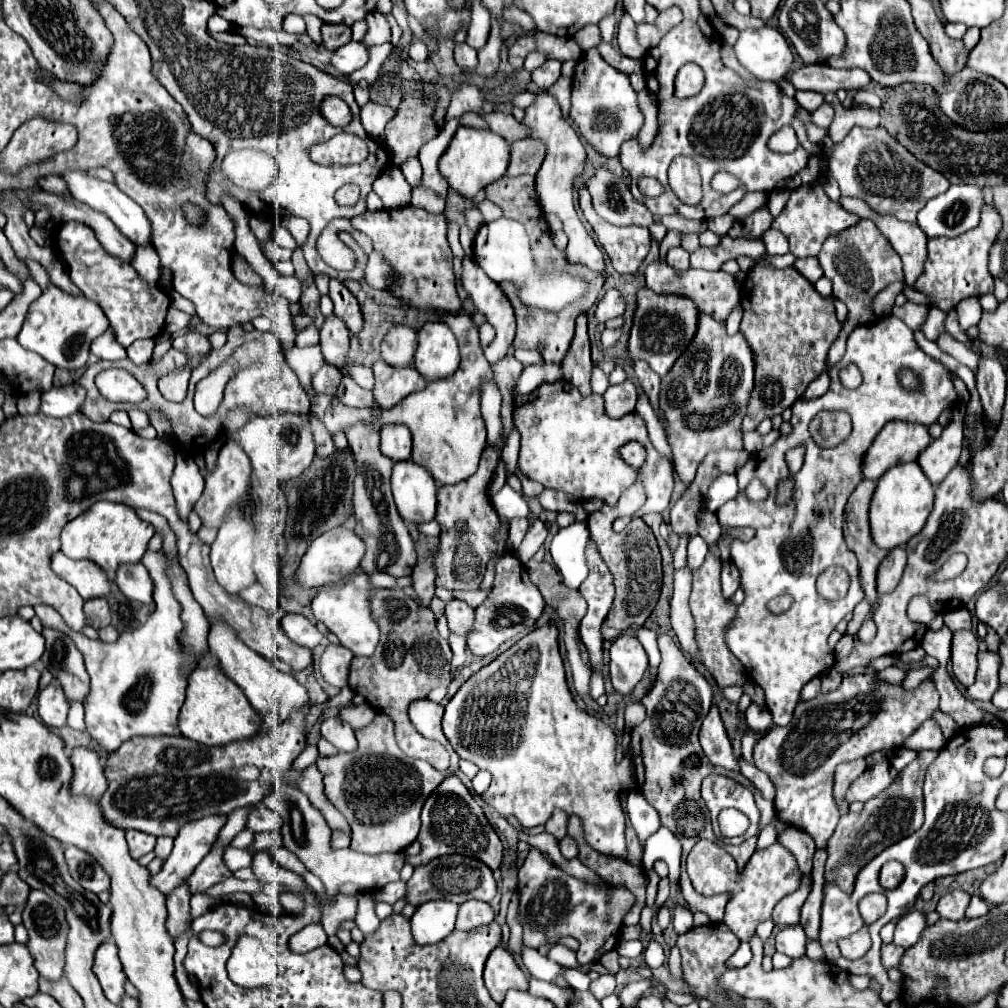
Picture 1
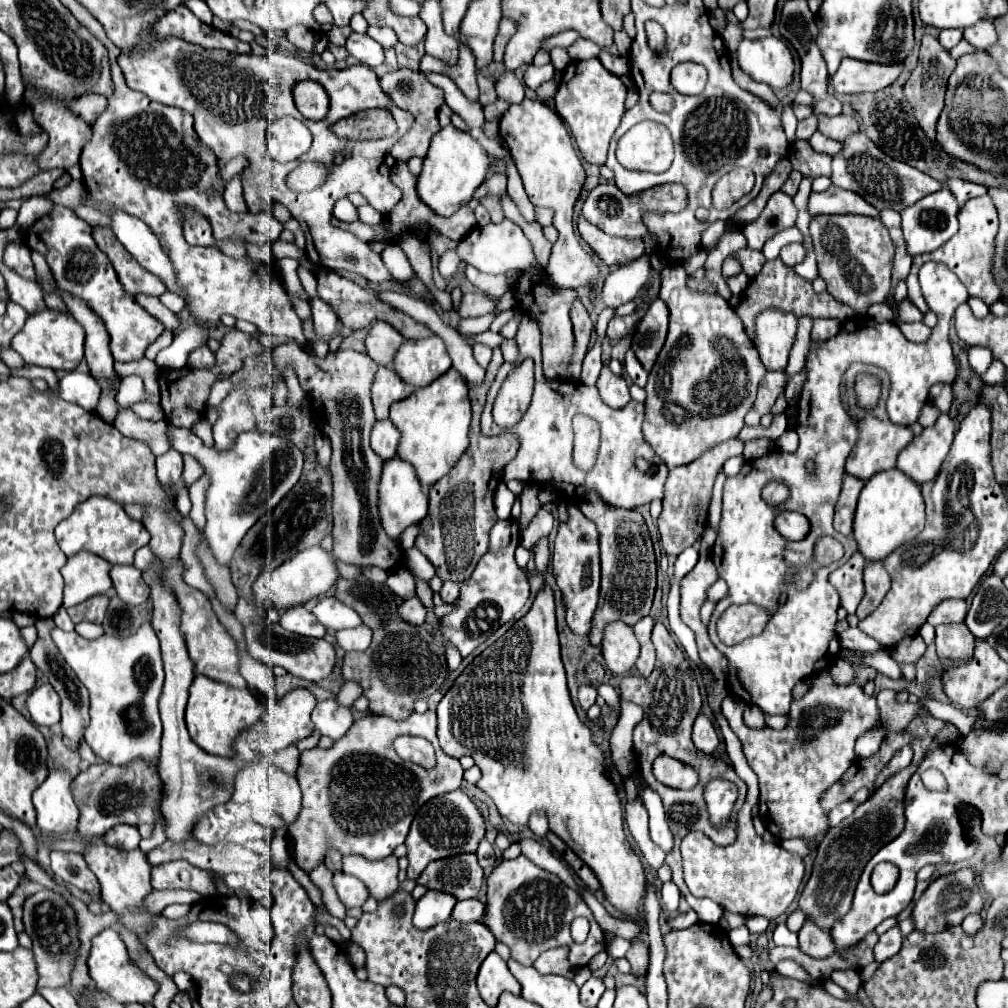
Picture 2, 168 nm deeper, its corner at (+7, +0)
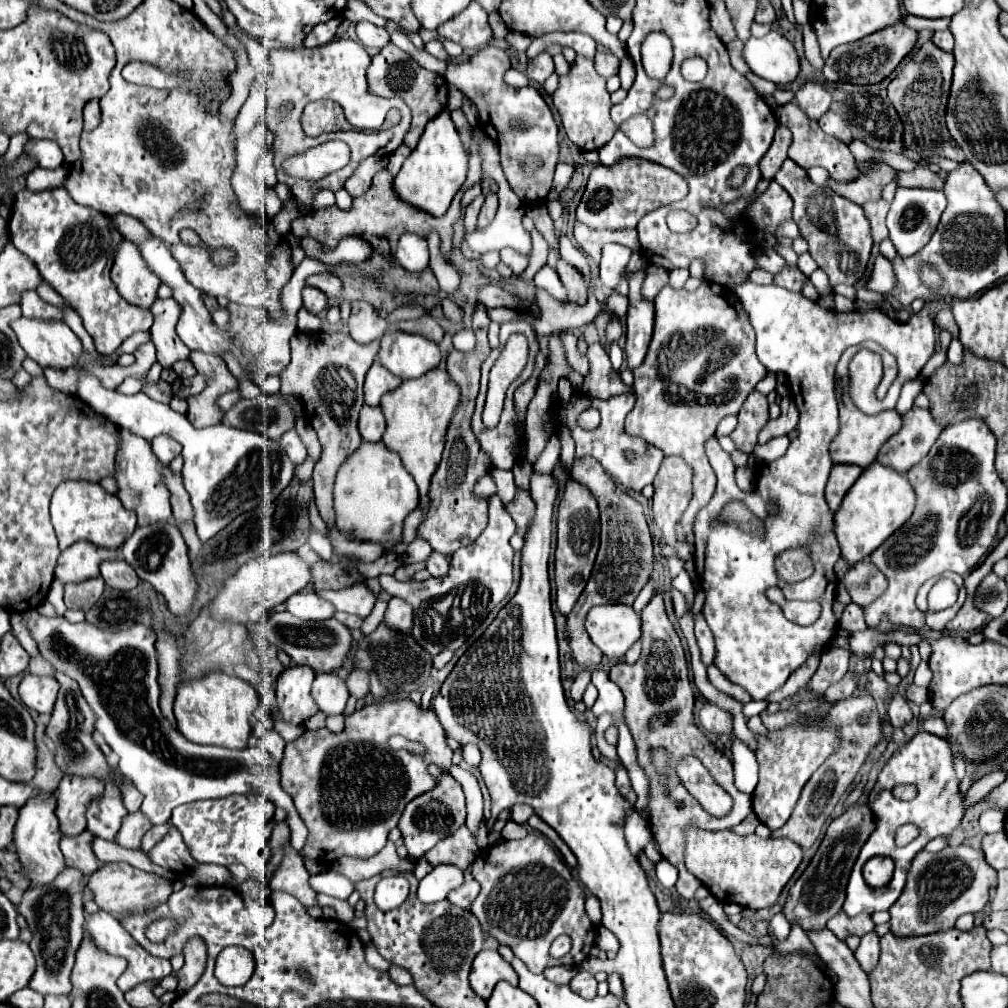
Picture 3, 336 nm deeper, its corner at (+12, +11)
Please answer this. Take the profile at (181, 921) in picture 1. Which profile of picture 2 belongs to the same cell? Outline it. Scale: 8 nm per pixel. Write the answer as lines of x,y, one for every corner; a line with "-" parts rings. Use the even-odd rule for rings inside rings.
174,860
152,868
152,886
154,890
194,890
206,892
206,896
214,896
216,888
212,882
212,874
208,870
200,870
186,860

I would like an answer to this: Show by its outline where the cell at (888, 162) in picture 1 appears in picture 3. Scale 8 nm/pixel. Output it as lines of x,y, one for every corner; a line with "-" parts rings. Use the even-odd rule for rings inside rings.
917,167
909,173
899,173
901,187
921,187
921,189
943,189
943,179
929,167

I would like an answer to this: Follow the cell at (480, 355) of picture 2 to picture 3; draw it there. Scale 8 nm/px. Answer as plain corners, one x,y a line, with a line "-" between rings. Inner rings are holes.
461,329
453,335
453,347
455,349
473,349
475,347
475,335
471,329

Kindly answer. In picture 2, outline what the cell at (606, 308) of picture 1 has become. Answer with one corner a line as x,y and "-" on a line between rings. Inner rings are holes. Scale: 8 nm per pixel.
644,254
612,272
600,292
600,302
606,308
618,308
636,298
638,290
646,284
650,270
650,256

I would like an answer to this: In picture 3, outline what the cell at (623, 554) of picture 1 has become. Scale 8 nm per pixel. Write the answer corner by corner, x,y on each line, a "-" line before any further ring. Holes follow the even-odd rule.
575,457
571,467
571,477
577,483
589,487
589,491
595,495
601,509
601,545
593,565
593,573
581,597
577,599
571,615
567,615
567,635
569,635
571,653
581,667
593,669
601,663
603,653
591,643
583,627
587,611
595,605
607,605
607,603
633,605
635,597
639,595
643,585
649,581
653,571
653,543
651,543
651,533
643,515
641,503
635,501
631,495
623,493
613,483
613,479
603,471
599,461
595,461
593,457
579,457
579,459

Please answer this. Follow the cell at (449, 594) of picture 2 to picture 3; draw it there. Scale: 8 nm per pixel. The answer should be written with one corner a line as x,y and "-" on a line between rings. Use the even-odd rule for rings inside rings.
431,551
429,557
425,559
425,569
433,575
433,577
443,577
449,569
449,557
447,555
439,555
439,551

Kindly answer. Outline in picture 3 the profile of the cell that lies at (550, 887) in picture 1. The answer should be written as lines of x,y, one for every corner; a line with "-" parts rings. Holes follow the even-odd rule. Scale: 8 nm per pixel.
531,831
523,839
503,839
483,849
471,865
471,875
481,885
471,913
479,919
483,931
501,945
511,947
515,957
519,957
529,971
543,973
545,967
553,965
575,967
589,957
595,945
595,927
585,913
585,891
543,835
-
563,933
571,937
573,947
563,959
551,959
549,947

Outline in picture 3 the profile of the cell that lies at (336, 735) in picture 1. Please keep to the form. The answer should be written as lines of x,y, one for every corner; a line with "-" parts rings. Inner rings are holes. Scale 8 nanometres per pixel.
319,673
313,681
313,699
327,715
339,715
349,699
347,683
337,673

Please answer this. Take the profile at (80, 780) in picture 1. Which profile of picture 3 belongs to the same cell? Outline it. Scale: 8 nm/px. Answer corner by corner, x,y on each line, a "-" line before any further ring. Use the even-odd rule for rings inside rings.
39,793
35,799
27,801
25,807
19,809
19,821
15,825
15,851
19,855
19,861
23,865
23,873
29,879
29,887
41,887
51,881
67,867
63,853
59,849
59,819
55,815
55,801
47,793
-
39,869
39,871
37,871

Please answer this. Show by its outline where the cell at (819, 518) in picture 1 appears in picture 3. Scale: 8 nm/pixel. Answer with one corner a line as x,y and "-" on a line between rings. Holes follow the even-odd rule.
747,282
742,285
729,288
732,293
741,299
745,311
751,317
751,325
757,333
757,357
759,361
769,369
769,371
783,371
787,375
789,381
789,389
791,389
791,399
799,409
799,437
791,441
787,453
767,465
761,467
761,477
757,481
755,493
745,493
735,485
735,465
731,463
729,453
725,453
717,441
717,437
707,439
707,457
711,461
711,467
717,473
717,491
713,495
713,499
707,503
707,509
701,509
697,513
695,525
693,525
693,535
695,535
695,569
697,573
701,573
701,587
705,591
705,605
703,605
703,617
715,637
715,667
735,685
741,685
753,701
761,701
767,699
773,691
777,691
787,677
805,663
805,659
819,649
821,645
825,647
831,637
835,635
835,617
831,611
833,599
835,599
835,589
837,589
837,575
833,571
833,565
839,559
839,545
835,539
835,533
831,529
833,525
833,513
827,507
825,501
825,483
829,479
829,471
833,467
833,461
829,457
829,443
835,439
837,431
839,431
839,413
837,413
837,397
835,397
835,367
837,361
841,359
841,353
849,347
849,345
859,345
867,339
879,343
881,347
885,347
889,353
893,353
897,357
899,363
899,375
895,379
895,383
889,387
887,395
885,395
885,409
895,409
899,391
903,387
903,383
907,379
913,379
919,375
919,371
923,369
923,365
929,361
929,357
935,353
935,343
937,343
937,335
935,335
935,323
927,313
927,307
921,309
919,313
911,315
907,323
897,323
893,319
889,319
883,311
869,311
869,313
859,313
859,311
851,311
851,313
841,313
837,309
823,309
819,303
803,297
801,293
793,293
787,291
783,287
777,285
756,285
752,282
-
765,475
765,477
763,477
-
731,499
741,499
741,501
749,501
749,509
767,523
767,531
763,539
751,537
745,531
739,531
737,527
725,525
725,527
713,527
711,521
713,517
717,517
723,509
723,505
-
775,505
777,513
769,513
767,507
-
793,547
807,547
809,549
809,557
813,561
813,575
809,579
803,579
799,583
787,583
783,581
777,573
775,573
775,559
785,551
785,549
793,549
-
777,585
785,599
803,599
803,601
817,601
821,605
821,617
813,623
813,625
797,625
791,623
781,607
777,603
771,603
765,595
767,587

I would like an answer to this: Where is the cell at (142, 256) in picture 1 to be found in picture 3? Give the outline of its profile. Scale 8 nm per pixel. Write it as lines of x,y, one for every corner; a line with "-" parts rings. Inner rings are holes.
157,299
151,307
151,313
155,317
155,323
151,327
151,339
157,349
157,361
169,369
177,361
187,361
189,353
187,347
181,343
181,339
175,333
177,319
181,315
179,303
175,299

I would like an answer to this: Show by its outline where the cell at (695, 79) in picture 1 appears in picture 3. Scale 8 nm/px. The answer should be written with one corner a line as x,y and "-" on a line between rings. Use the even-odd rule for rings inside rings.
693,57
693,59
687,59
683,65
681,65
681,73
687,81
701,81
707,73
707,63
699,57

